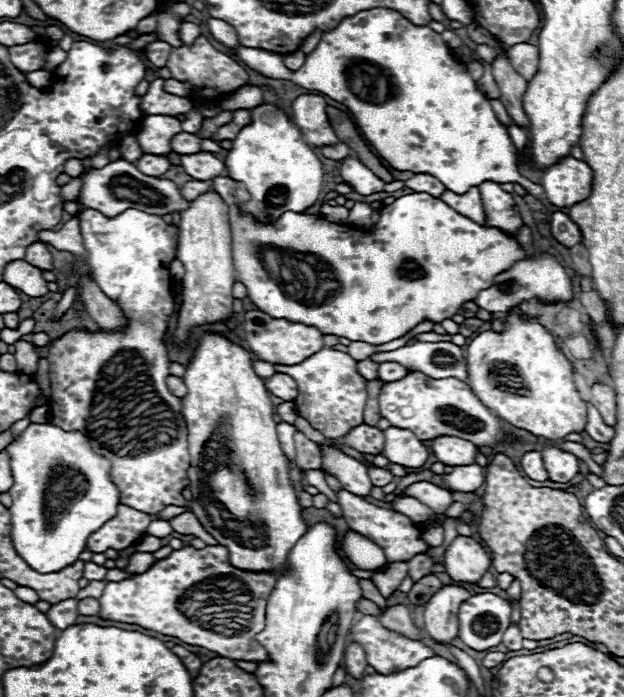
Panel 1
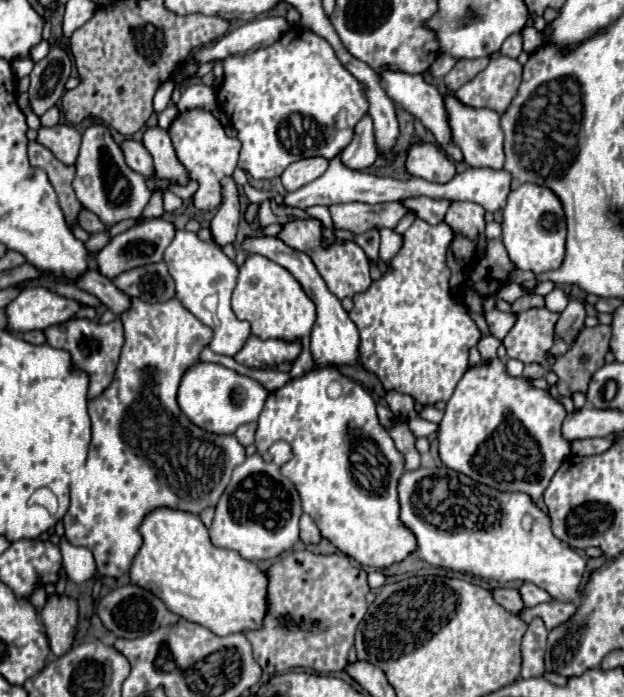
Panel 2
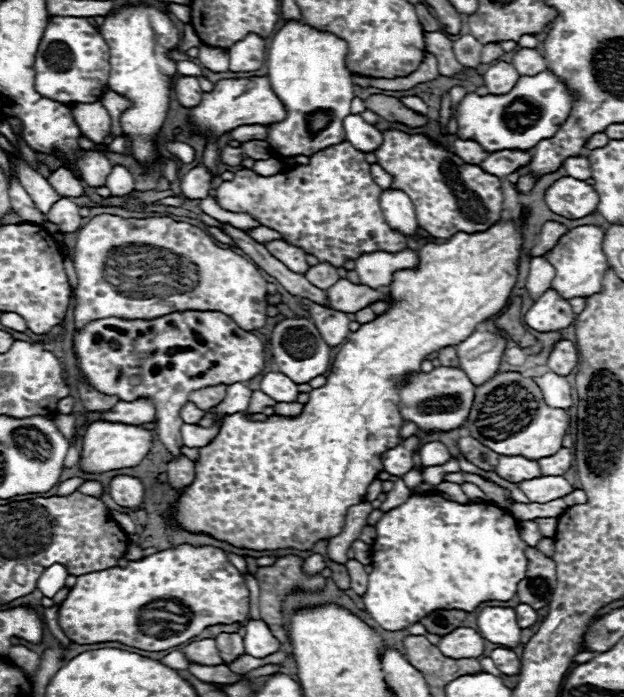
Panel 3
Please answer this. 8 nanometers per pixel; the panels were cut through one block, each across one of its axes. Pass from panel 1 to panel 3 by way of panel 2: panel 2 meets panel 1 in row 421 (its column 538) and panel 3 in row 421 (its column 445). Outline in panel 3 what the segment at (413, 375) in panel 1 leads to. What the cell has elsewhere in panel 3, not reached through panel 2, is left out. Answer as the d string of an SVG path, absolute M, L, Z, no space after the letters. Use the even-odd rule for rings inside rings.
M440 366L440 368L434 368L430 374L420 372L410 384L402 386L400 398L402 398L402 406L400 406L402 418L416 422L424 434L432 430L434 432L452 430L462 426L468 418L468 412L474 400L474 384L464 374L464 370Z

